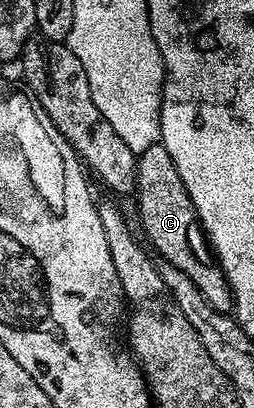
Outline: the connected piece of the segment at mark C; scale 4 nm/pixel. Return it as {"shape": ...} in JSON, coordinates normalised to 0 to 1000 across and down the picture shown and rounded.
{"shape":[[[638,346],[543,373],[524,485],[547,515],[547,547],[563,554],[559,583],[587,598],[591,613],[638,642],[713,659],[713,669],[728,669],[728,679],[744,679],[744,689],[791,708],[791,728],[807,728],[839,757],[906,765],[925,750],[925,721],[894,696],[862,642],[846,637],[846,618],[799,571],[799,556],[760,512],[760,493],[744,493],[744,473],[728,473],[728,453],[697,426],[697,404],[681,404],[681,385],[665,385],[665,365],[650,365]]]}

